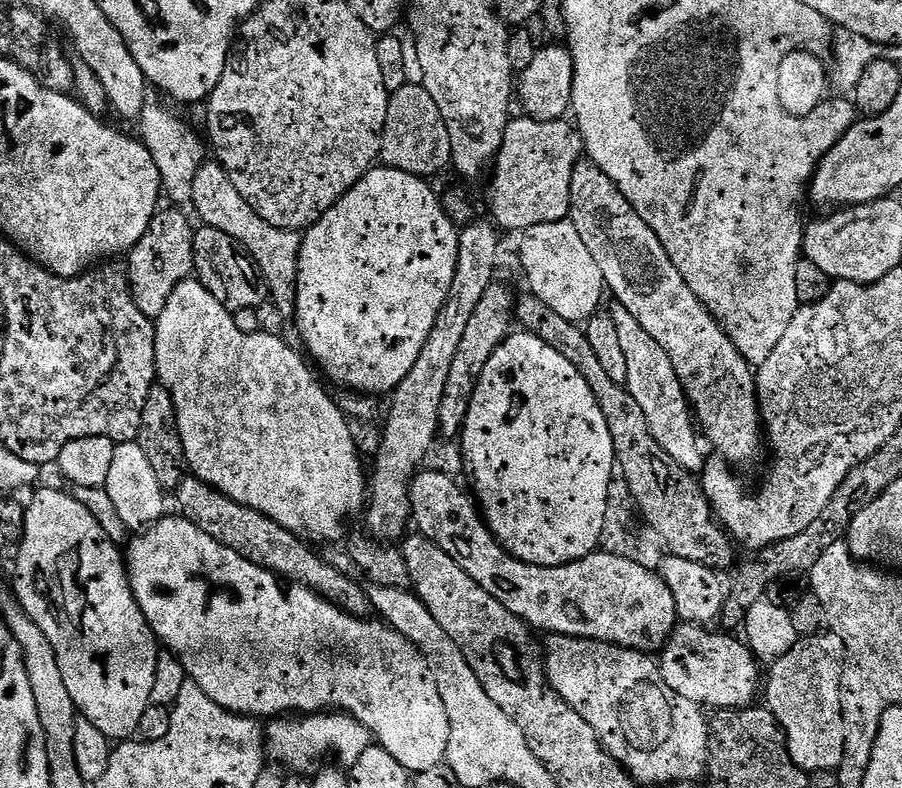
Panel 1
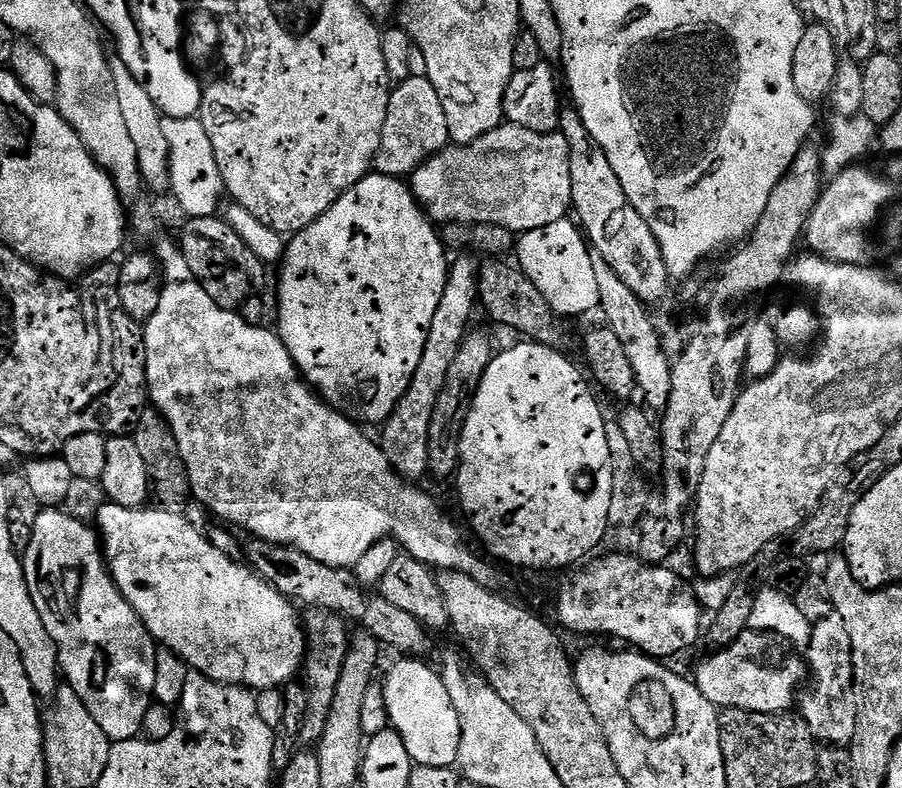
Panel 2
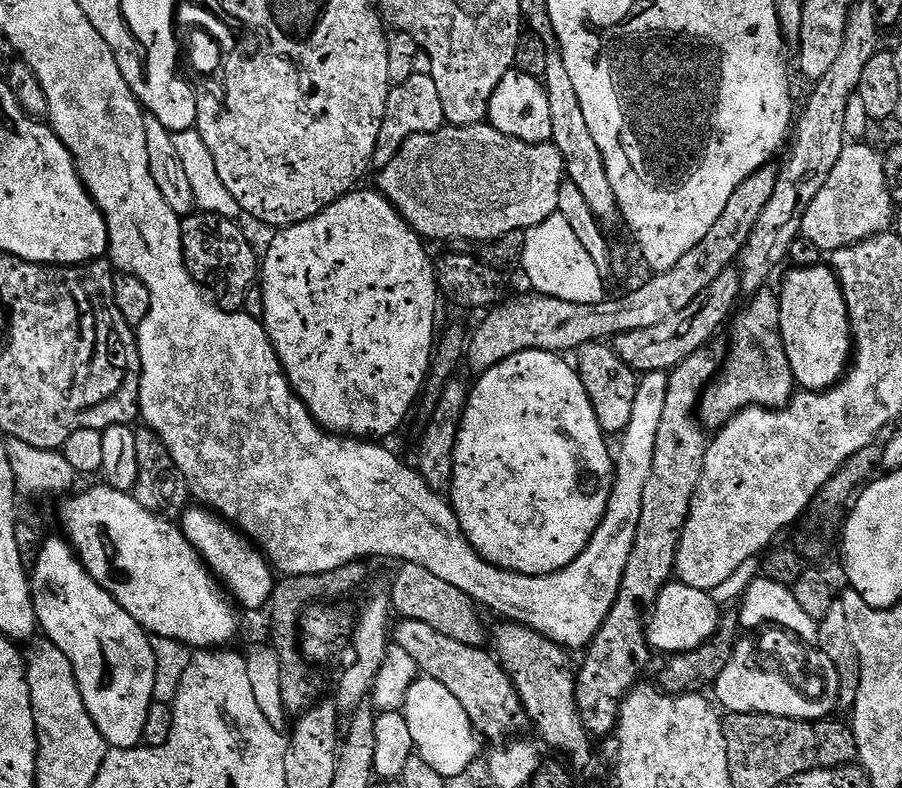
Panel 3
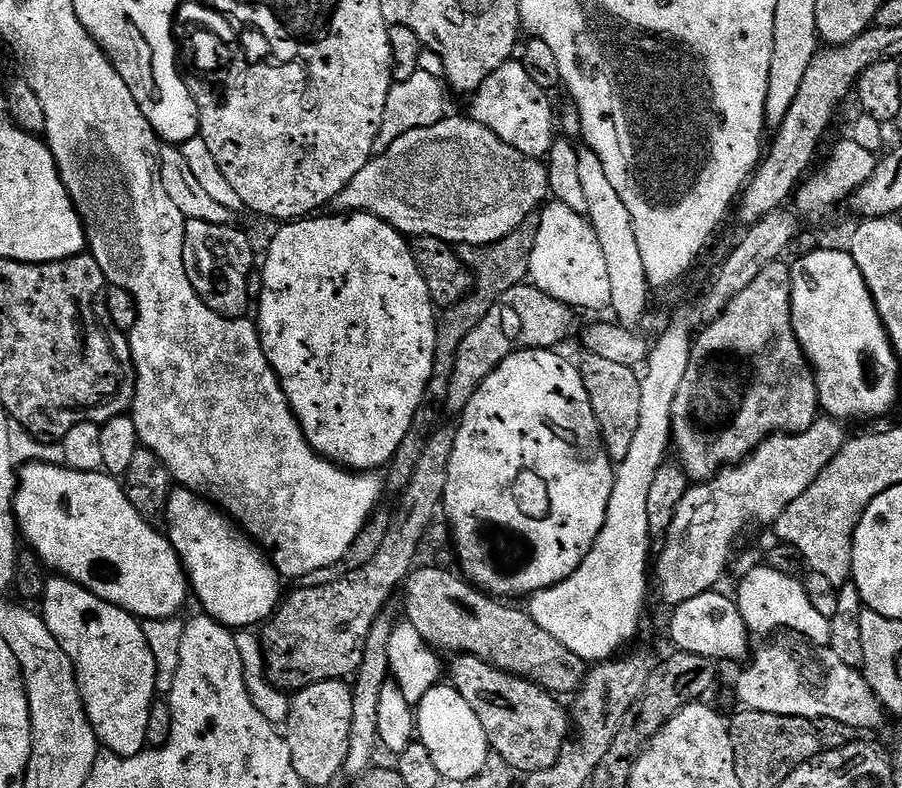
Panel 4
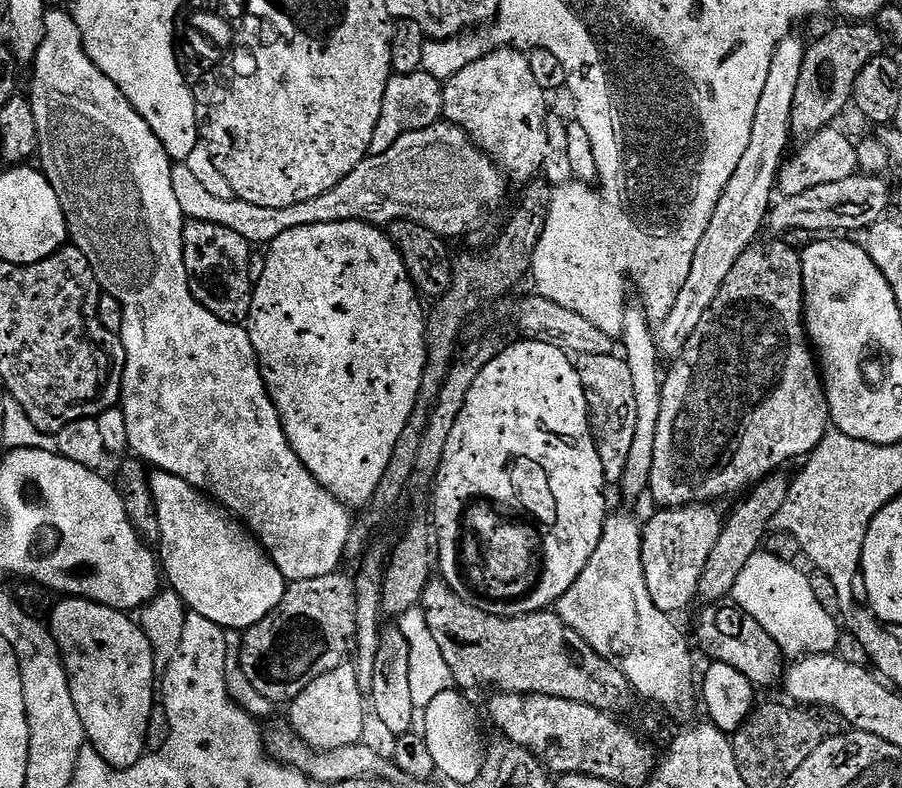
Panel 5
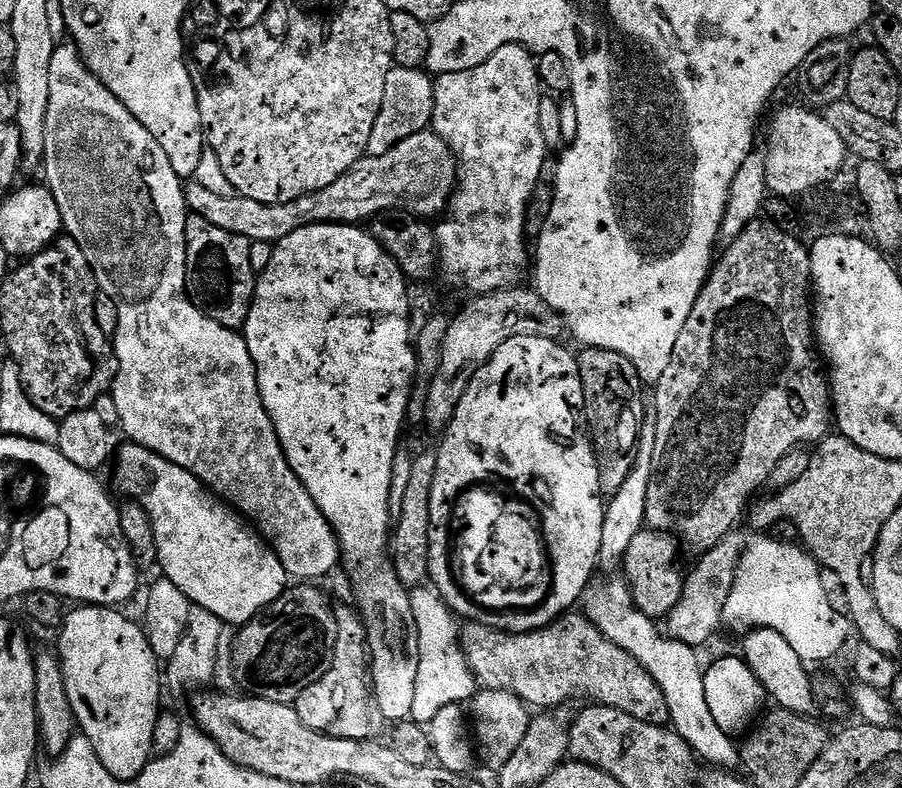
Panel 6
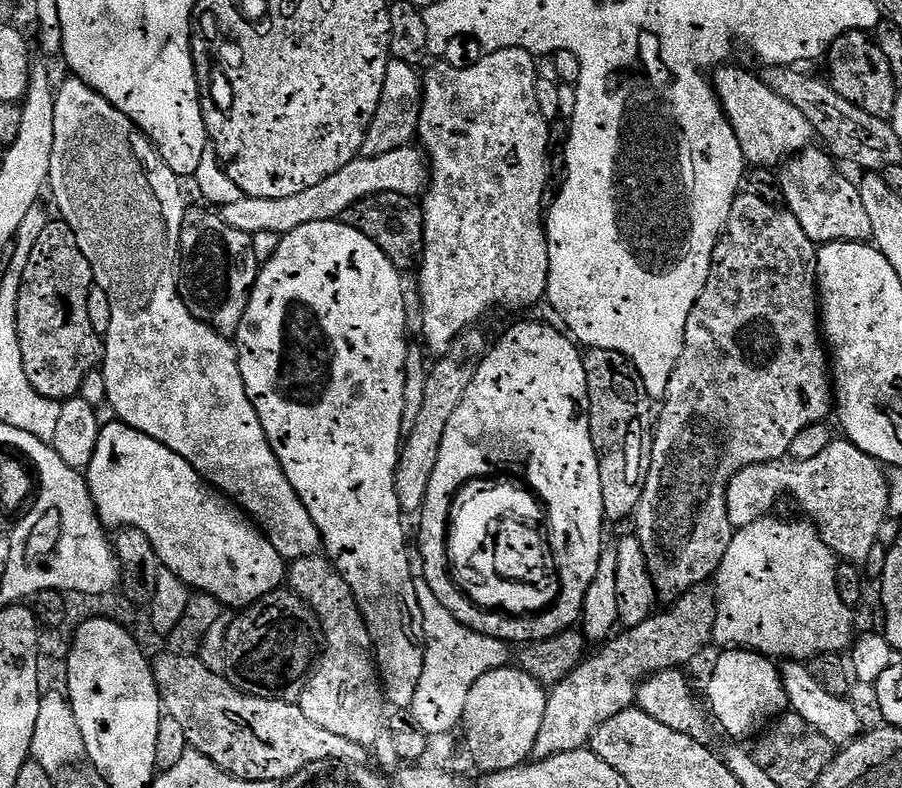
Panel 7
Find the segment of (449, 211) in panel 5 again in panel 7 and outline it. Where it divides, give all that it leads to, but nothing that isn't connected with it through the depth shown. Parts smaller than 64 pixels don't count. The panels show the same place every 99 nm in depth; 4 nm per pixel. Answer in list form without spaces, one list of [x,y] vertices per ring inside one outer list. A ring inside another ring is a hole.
[[[403,146],[388,151],[377,151],[375,154],[364,154],[352,160],[338,174],[322,178],[318,186],[302,190],[290,198],[254,198],[243,195],[241,200],[219,209],[218,214],[224,219],[228,228],[236,232],[245,232],[251,238],[266,231],[280,237],[288,232],[298,230],[298,226],[310,226],[310,222],[340,220],[350,206],[370,198],[374,194],[402,194],[413,198],[419,197],[430,183],[430,165],[427,156],[419,147]]]

